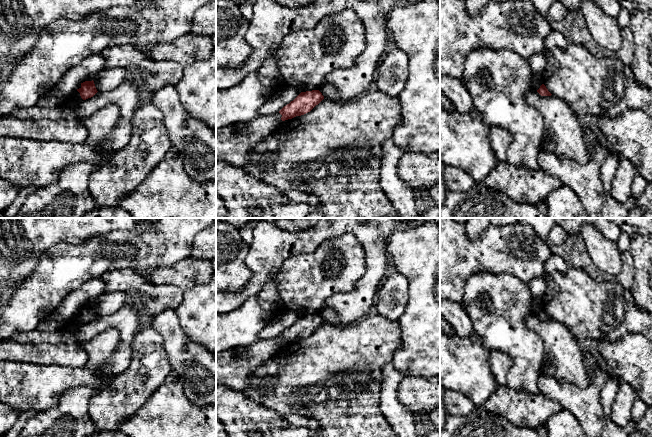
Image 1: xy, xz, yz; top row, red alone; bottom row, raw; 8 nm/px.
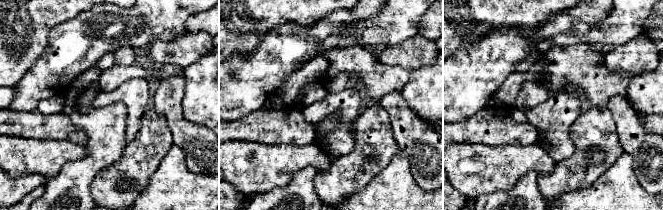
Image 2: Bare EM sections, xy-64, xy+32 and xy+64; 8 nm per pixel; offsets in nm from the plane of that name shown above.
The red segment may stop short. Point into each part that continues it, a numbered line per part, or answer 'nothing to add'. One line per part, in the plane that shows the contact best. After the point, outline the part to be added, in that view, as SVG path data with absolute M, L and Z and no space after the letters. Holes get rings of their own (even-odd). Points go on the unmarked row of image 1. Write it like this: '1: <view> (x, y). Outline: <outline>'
nothing to add

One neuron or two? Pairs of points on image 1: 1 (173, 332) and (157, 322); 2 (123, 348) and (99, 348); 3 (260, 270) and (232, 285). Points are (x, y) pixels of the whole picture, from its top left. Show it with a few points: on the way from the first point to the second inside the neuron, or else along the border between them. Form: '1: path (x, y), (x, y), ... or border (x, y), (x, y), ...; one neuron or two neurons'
1: path (169, 328), (164, 323), (161, 323); one neuron
2: border (114, 327), (118, 332), (118, 345), (105, 369); two neurons
3: border (247, 253), (245, 265), (250, 279), (234, 293); two neurons

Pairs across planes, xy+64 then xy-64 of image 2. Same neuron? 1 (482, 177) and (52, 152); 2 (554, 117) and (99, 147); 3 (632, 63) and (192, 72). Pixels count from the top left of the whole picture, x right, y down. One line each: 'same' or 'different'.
1: same
2: different
3: different

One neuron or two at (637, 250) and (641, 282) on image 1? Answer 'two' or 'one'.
one

